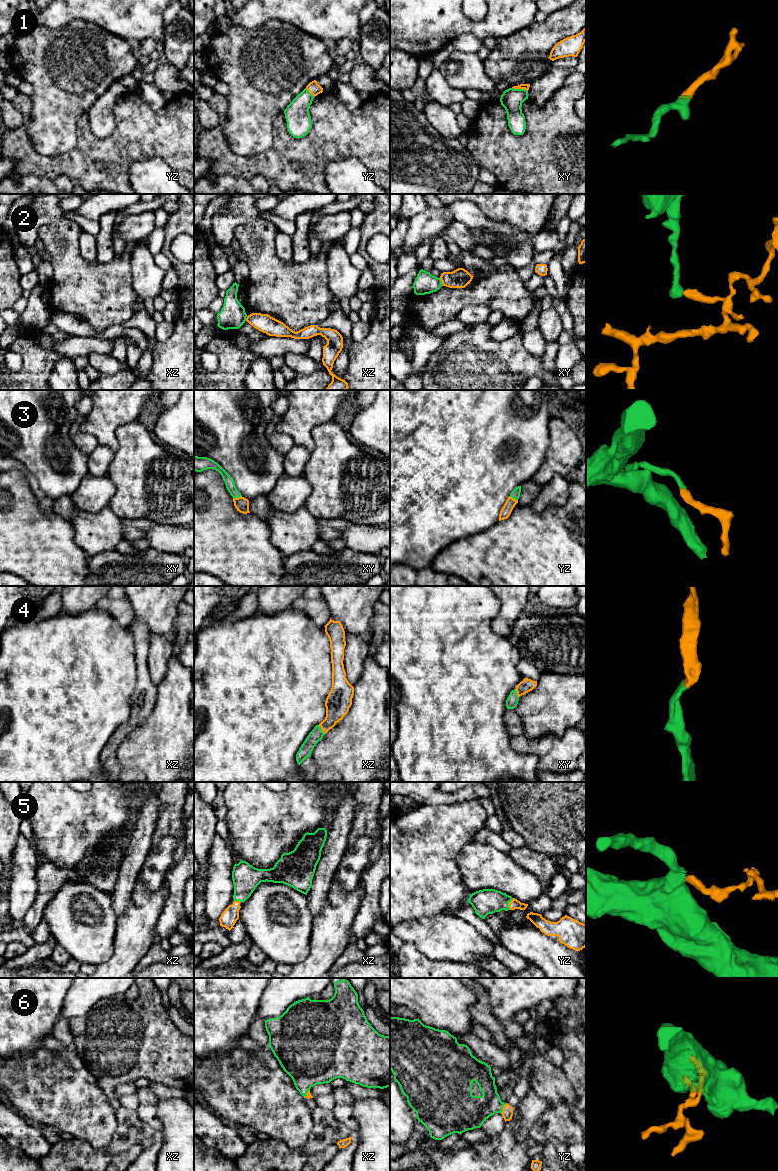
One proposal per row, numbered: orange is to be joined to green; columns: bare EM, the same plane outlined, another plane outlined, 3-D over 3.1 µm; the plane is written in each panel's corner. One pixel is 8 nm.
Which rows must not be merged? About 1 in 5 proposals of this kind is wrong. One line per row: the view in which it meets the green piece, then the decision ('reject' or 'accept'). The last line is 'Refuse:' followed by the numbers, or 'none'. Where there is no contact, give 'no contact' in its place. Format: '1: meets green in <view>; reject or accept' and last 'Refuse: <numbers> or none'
1: meets green in xy; accept
2: meets green in xy; reject
3: meets green in xy; accept
4: meets green in xz; accept
5: meets green in yz; accept
6: meets green in yz; accept
Refuse: 2

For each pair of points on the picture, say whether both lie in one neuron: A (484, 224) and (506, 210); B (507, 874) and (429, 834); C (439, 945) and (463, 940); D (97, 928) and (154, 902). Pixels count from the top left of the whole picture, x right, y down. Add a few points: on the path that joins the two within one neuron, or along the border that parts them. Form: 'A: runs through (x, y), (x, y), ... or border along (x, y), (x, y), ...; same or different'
A: border along (475, 204), (485, 216), (507, 222), (513, 227); different
B: border along (474, 840), (457, 857), (461, 874); different
C: runs through (445, 940), (457, 940); same
D: border along (118, 917), (113, 942); different

